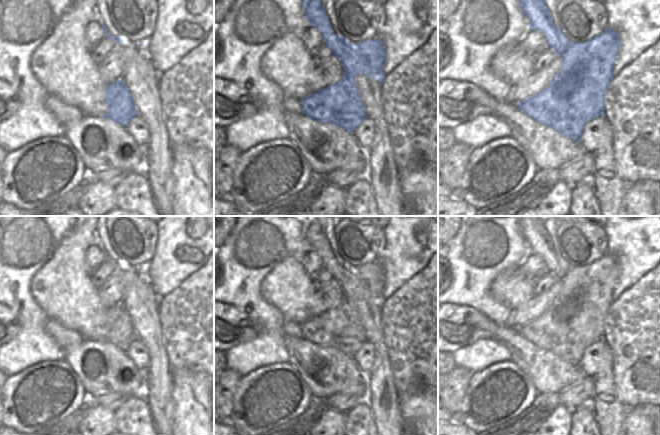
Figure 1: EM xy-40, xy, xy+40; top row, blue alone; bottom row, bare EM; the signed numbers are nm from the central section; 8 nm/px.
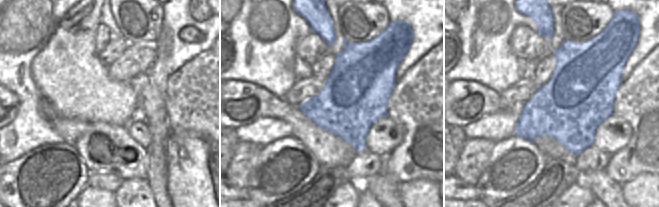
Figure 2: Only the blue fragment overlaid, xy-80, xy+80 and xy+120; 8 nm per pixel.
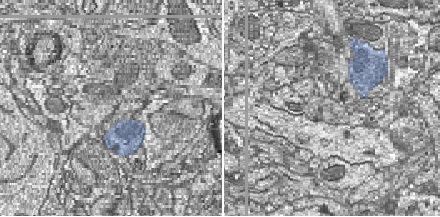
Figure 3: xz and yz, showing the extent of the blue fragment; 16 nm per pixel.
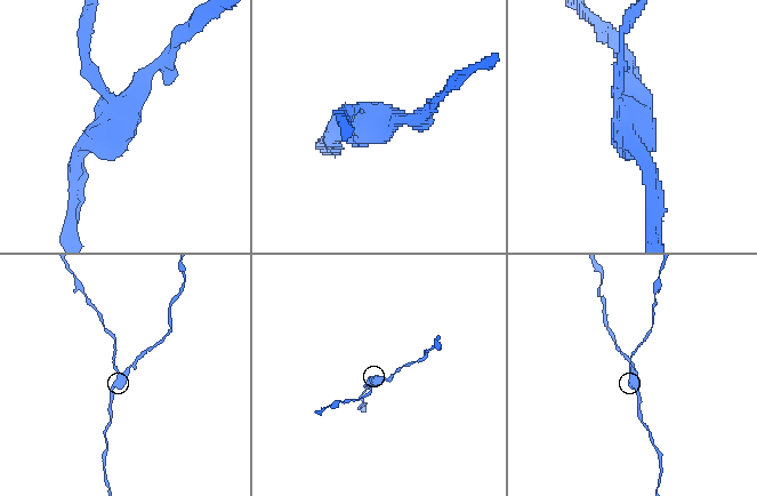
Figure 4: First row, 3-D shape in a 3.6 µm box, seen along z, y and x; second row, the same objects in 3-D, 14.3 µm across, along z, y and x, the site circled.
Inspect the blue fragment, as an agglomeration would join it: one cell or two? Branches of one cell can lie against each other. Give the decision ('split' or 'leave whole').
split

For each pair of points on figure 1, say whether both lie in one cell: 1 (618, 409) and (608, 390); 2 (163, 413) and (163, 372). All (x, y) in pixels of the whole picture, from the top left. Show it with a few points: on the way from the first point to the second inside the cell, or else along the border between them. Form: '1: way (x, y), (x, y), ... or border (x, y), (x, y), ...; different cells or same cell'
1: way (612, 409), (604, 401), (605, 396); same cell
2: way (163, 403), (163, 382); same cell

